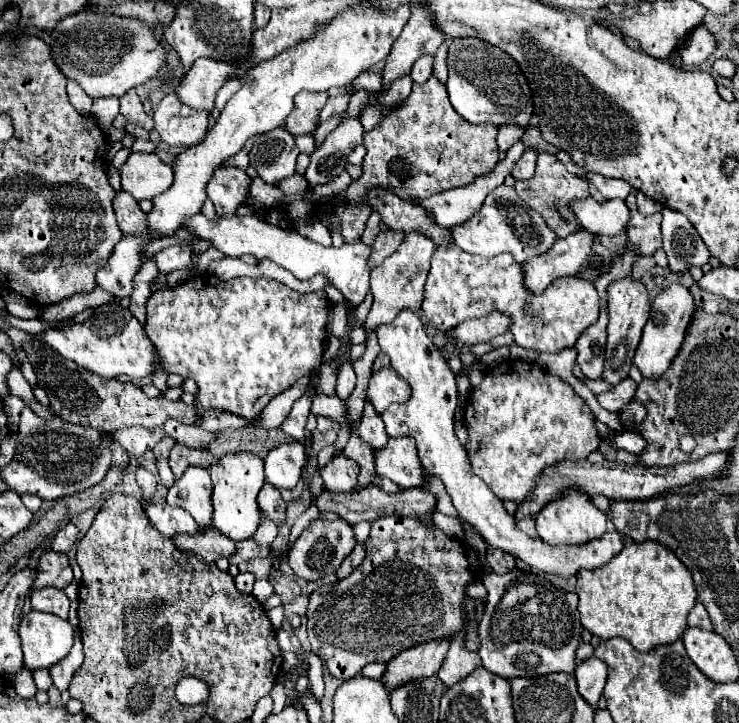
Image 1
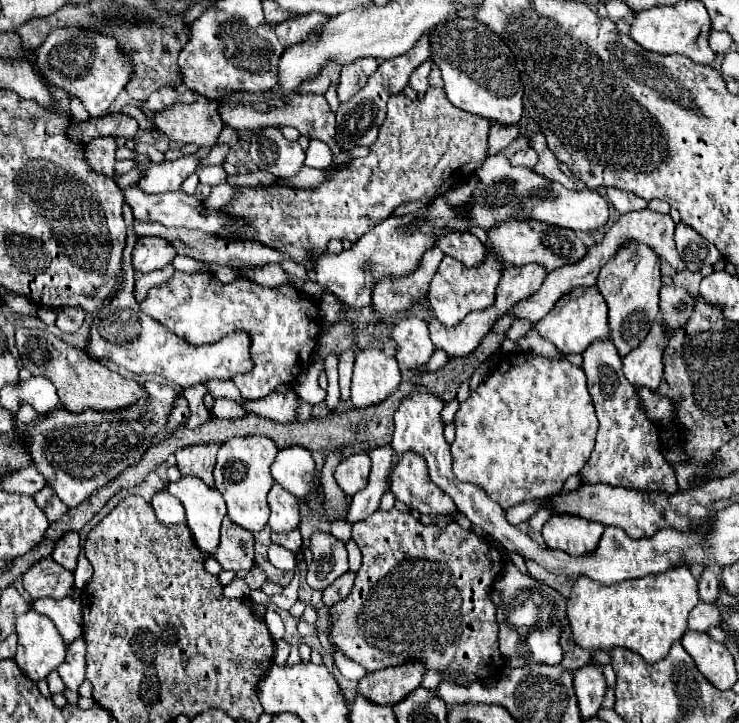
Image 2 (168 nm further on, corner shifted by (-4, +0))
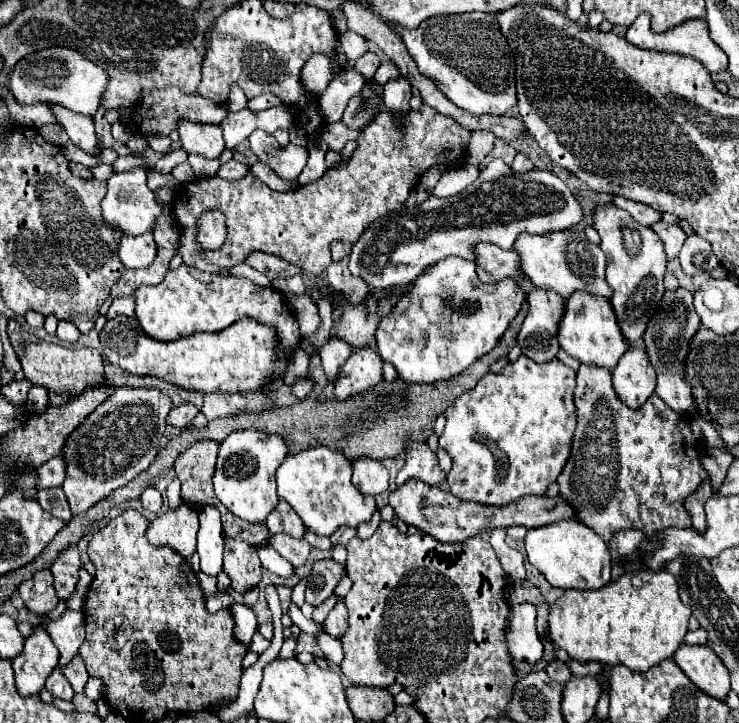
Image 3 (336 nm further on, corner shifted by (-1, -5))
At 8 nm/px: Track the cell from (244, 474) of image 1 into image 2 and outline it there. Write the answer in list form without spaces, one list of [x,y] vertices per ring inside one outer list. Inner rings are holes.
[[[248,436],[248,438],[232,438],[224,442],[218,450],[218,462],[214,466],[214,482],[218,492],[224,496],[228,506],[228,518],[234,520],[240,528],[248,532],[262,532],[268,524],[268,502],[266,494],[270,492],[274,478],[270,476],[270,466],[278,454],[276,444],[266,436]]]

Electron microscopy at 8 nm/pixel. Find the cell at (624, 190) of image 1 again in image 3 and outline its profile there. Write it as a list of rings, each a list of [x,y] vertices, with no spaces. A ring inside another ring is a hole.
[[[613,197],[613,203],[619,205],[621,209],[629,211],[641,225],[653,225],[657,221],[661,221],[661,213],[651,209],[649,205],[643,205],[643,203],[635,203],[631,199],[623,199],[623,197]]]

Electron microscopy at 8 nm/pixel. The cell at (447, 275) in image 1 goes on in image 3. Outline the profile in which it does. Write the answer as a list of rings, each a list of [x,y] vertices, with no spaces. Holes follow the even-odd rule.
[[[585,291],[573,293],[565,301],[565,315],[559,323],[559,343],[575,359],[585,365],[597,365],[605,369],[615,369],[621,355],[631,347],[623,337],[619,323],[615,321],[615,311],[611,309],[609,299],[589,295]]]

